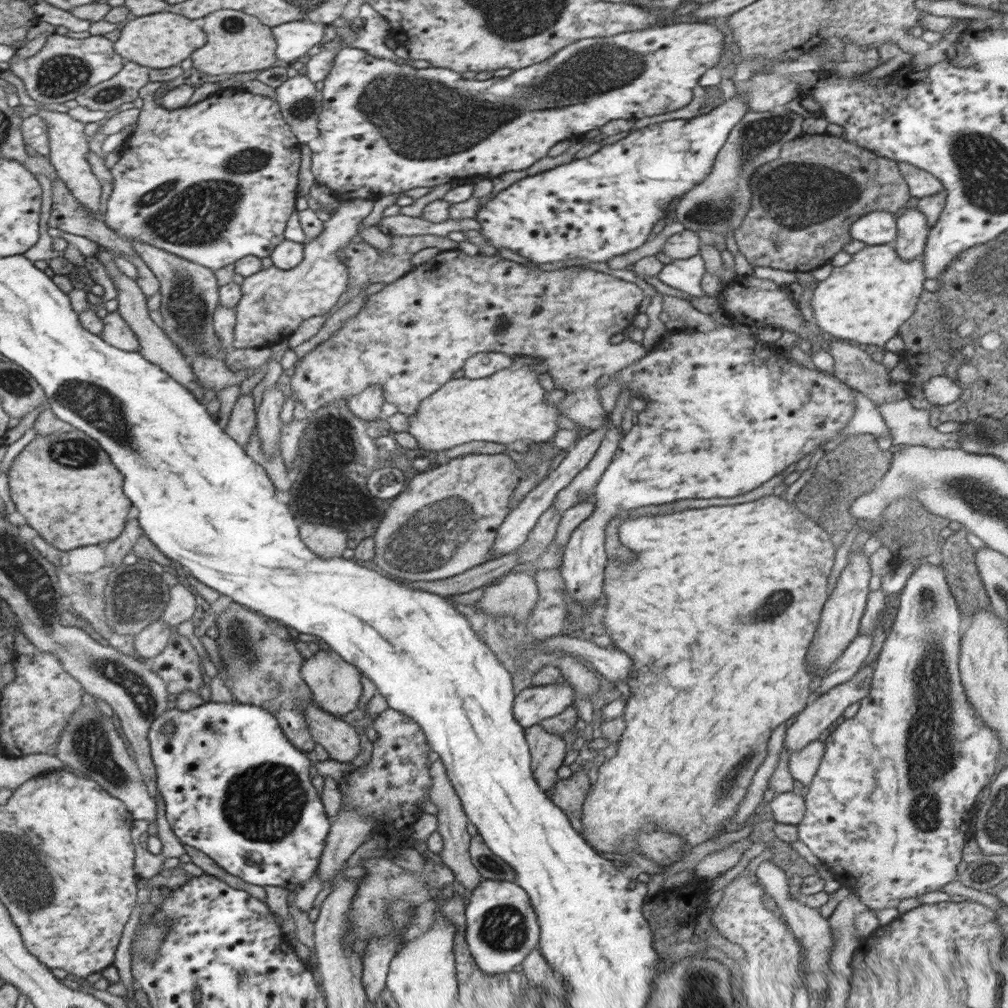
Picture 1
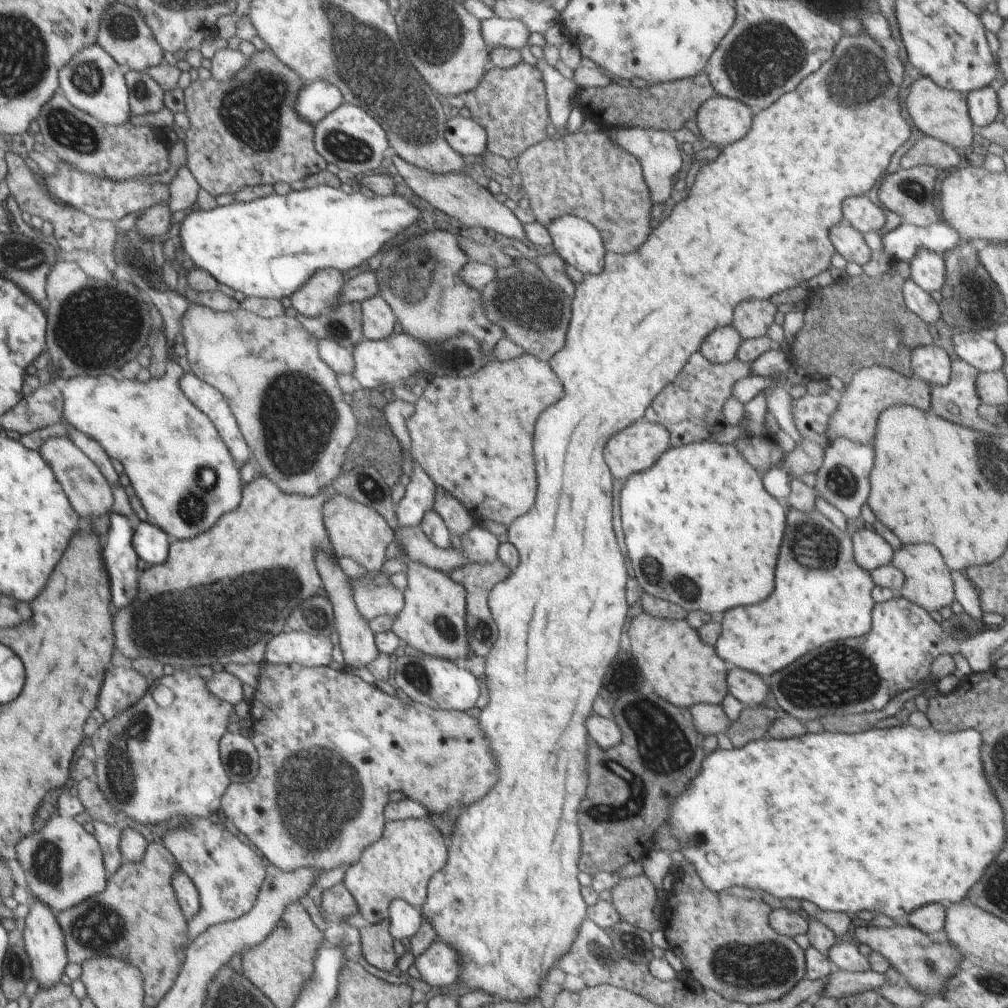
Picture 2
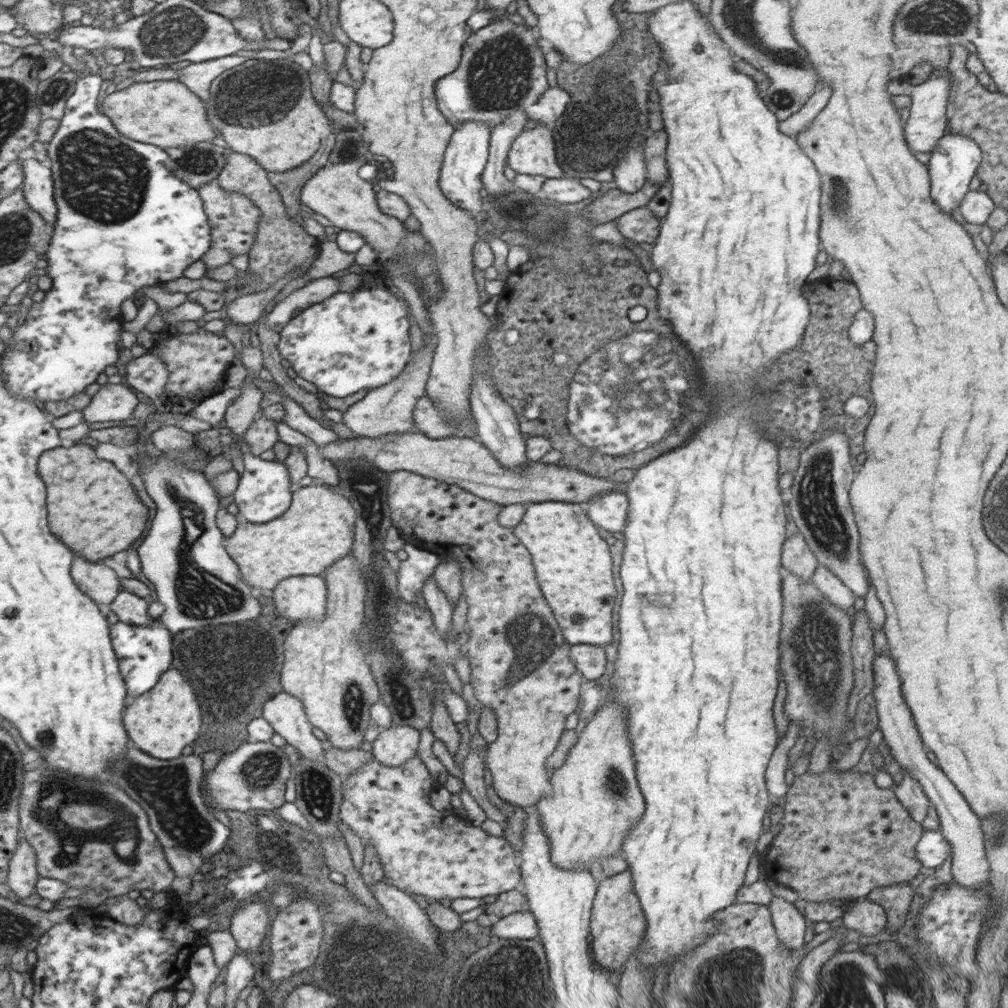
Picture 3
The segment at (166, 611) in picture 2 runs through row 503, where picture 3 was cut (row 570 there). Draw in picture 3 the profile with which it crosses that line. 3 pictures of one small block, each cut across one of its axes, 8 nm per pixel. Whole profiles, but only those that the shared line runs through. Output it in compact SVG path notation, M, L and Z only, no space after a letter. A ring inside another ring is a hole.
M312 484L295 487L292 502L284 514L264 524L242 520L227 538L227 549L238 563L250 586L274 590L284 577L320 575L351 550L356 509L338 490Z

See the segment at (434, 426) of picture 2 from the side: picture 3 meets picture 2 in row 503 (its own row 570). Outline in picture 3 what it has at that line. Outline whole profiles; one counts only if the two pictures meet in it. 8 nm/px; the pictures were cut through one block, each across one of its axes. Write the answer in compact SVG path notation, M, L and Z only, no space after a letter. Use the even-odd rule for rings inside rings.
M398 470L390 474L387 503L391 510L392 526L399 530L405 543L433 551L441 558L456 558L463 569L462 588L468 603L468 643L464 654L470 662L470 684L476 698L493 711L497 721L497 736L488 744L485 764L488 779L497 795L511 805L535 807L540 797L553 792L546 760L552 756L565 731L566 717L580 706L580 686L585 679L575 667L569 654L573 645L563 637L561 628L546 604L528 550L514 534L513 527L504 527L497 520L503 505L473 495L458 485L448 484Z

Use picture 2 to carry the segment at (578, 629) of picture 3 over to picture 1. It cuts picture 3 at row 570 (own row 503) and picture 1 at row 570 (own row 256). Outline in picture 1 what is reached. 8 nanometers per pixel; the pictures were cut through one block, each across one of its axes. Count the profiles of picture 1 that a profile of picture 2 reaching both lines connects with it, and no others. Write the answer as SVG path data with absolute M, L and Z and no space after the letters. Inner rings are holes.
M764 496L754 502L734 506L710 506L698 510L680 510L656 516L642 515L620 518L615 525L619 541L630 548L634 558L621 561L614 559L605 567L603 594L607 600L604 612L604 628L616 647L625 652L633 662L633 670L627 678L632 695L627 698L624 711L625 729L620 734L617 753L601 761L596 782L591 784L586 802L582 807L582 832L584 841L600 853L638 854L636 835L642 826L660 826L666 833L676 833L688 847L713 839L718 832L726 830L726 824L736 816L736 803L744 798L757 767L768 758L768 741L777 726L792 721L809 704L812 695L815 664L807 663L808 649L815 636L820 613L828 596L828 576L834 566L836 545L831 536L818 524L798 512L794 504L778 498Z

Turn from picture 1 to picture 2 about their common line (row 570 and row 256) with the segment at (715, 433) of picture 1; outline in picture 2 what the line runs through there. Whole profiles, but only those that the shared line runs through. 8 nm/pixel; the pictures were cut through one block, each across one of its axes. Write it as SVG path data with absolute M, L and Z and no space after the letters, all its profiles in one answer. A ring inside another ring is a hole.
M574 214L552 219L549 229L556 254L585 274L600 274L605 265L605 246L600 231Z

